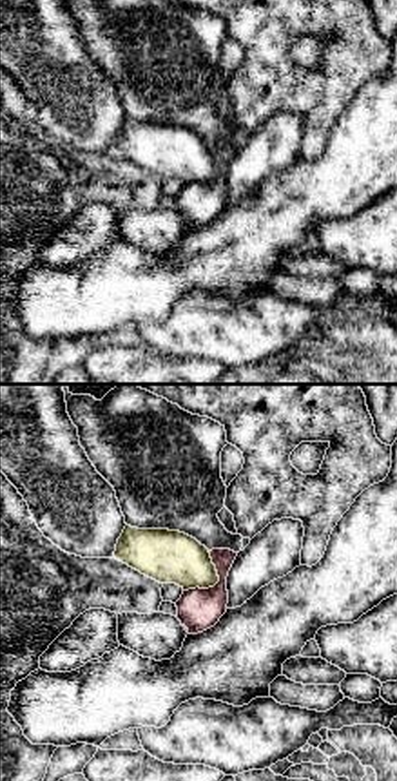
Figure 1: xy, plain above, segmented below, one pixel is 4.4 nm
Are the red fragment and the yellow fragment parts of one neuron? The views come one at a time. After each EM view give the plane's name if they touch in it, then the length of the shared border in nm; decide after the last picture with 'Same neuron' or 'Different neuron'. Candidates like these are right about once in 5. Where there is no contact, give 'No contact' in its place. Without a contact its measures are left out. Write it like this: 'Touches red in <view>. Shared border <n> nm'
Touches red in xy. Shared border 220 nm

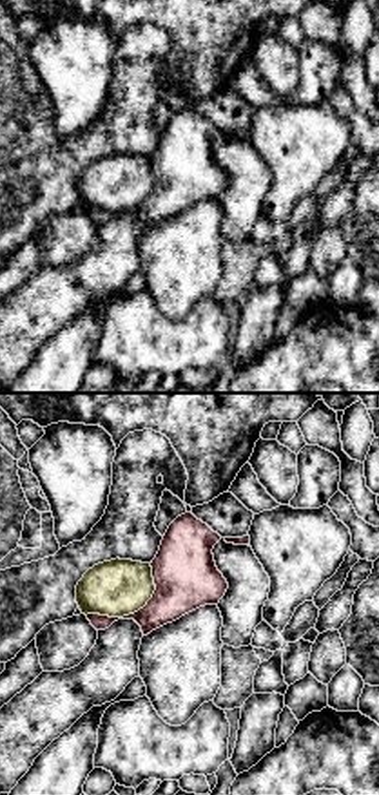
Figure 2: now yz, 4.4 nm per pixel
Touches red in yz. Shared border 380 nm

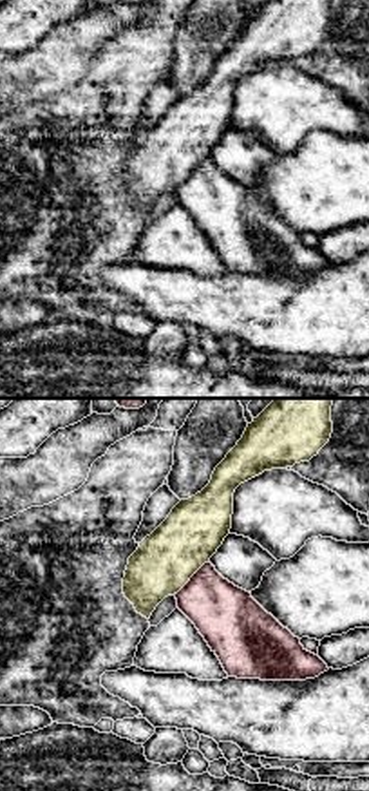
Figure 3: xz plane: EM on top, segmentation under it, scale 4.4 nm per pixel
Touches red in xz. Shared border 220 nm

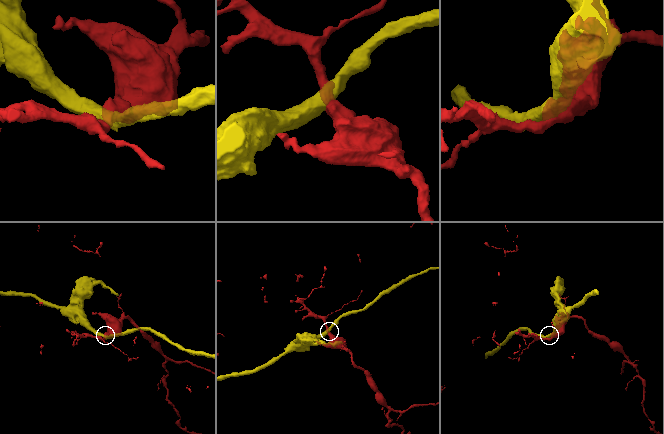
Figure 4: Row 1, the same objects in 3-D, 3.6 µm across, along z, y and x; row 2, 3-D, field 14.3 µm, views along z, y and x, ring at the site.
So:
Different neuron

